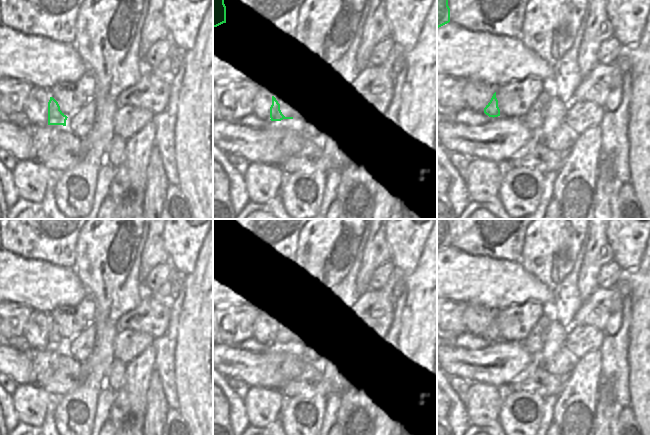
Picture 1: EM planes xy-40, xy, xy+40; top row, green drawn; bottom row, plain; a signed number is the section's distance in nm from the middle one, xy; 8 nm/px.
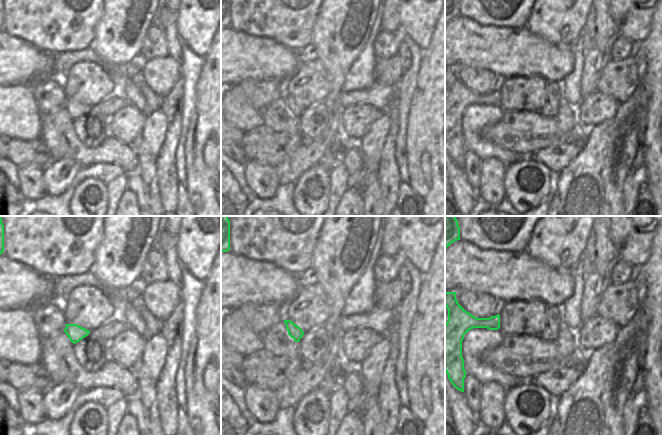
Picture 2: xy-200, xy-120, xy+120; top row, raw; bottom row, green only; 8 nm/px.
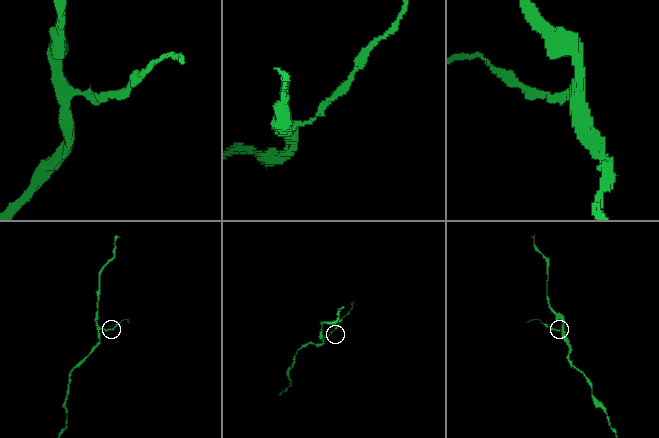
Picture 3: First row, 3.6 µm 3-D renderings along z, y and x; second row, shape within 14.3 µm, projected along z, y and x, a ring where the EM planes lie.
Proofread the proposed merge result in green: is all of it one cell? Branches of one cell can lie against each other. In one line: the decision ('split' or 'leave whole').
leave whole

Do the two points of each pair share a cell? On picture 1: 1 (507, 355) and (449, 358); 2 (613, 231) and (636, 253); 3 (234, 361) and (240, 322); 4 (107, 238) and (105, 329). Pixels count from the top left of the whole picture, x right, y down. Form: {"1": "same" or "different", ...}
{"1": "same", "2": "same", "3": "different", "4": "different"}

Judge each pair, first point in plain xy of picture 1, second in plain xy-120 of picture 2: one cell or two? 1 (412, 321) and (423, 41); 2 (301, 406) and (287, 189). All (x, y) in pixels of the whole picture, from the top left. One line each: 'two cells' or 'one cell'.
1: two cells
2: two cells

